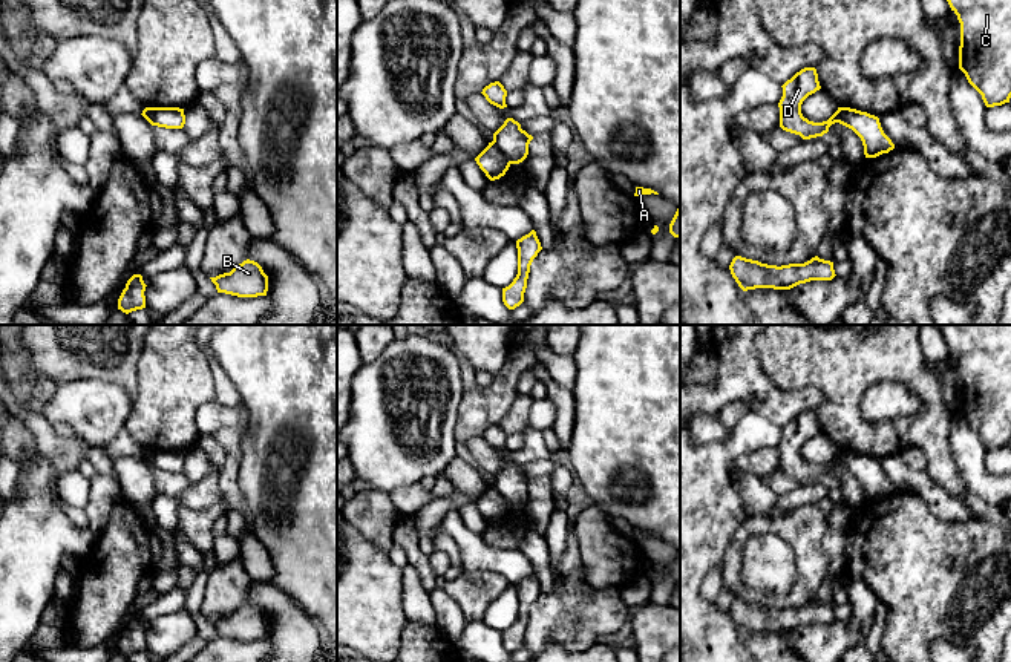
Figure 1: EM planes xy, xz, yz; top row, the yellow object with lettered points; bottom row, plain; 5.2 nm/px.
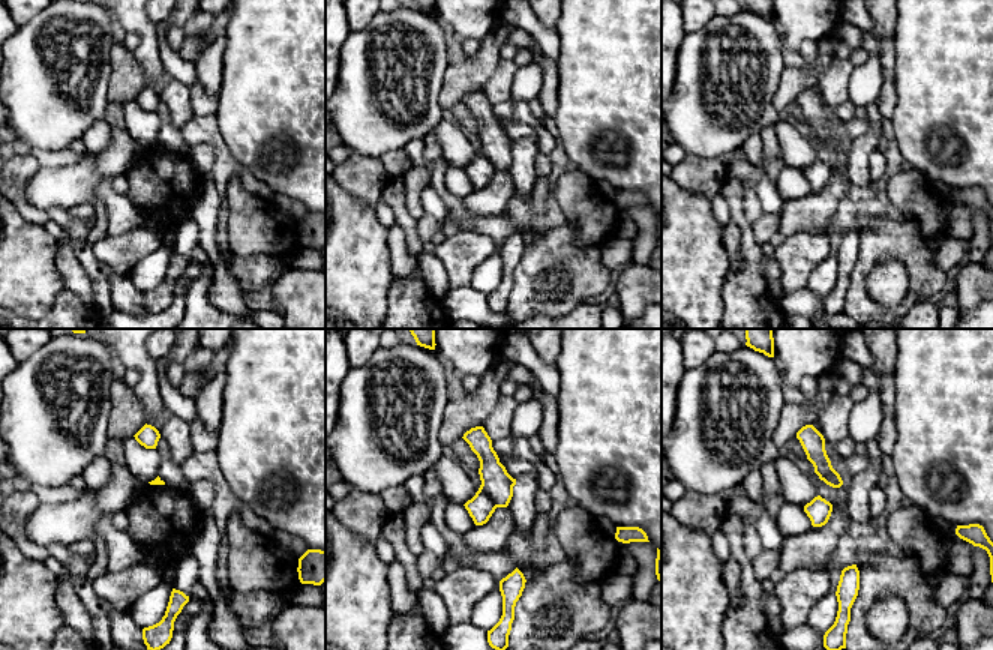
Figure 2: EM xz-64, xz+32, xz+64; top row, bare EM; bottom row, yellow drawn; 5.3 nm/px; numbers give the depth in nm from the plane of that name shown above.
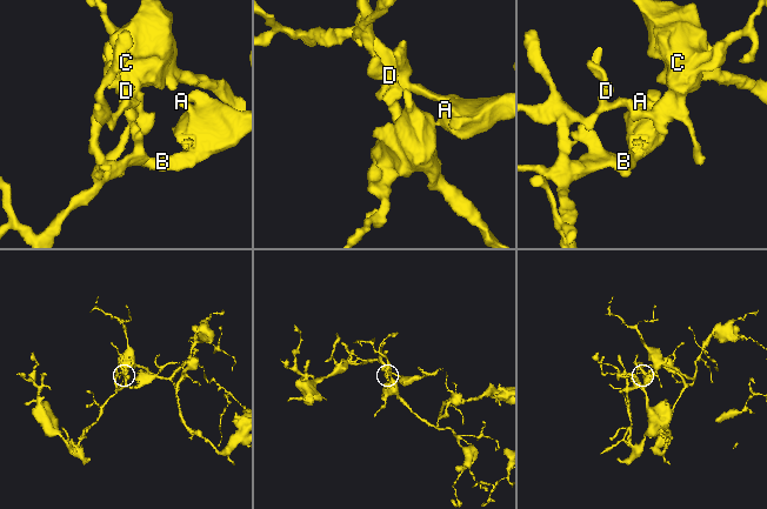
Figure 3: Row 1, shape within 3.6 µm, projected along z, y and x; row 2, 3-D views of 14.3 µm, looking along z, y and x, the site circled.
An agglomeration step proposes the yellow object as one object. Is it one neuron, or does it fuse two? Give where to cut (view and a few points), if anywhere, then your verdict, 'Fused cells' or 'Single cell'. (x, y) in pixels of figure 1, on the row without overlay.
Split along xz (492, 485), (510, 506). Fused cells

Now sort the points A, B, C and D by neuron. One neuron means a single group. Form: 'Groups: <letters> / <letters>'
Groups: A B D / C

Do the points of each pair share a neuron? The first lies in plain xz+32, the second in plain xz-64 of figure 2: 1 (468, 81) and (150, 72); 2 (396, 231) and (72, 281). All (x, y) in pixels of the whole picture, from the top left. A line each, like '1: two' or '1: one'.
1: two
2: one

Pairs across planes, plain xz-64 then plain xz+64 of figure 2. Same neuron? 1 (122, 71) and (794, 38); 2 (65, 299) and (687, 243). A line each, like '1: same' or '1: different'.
1: different
2: different

